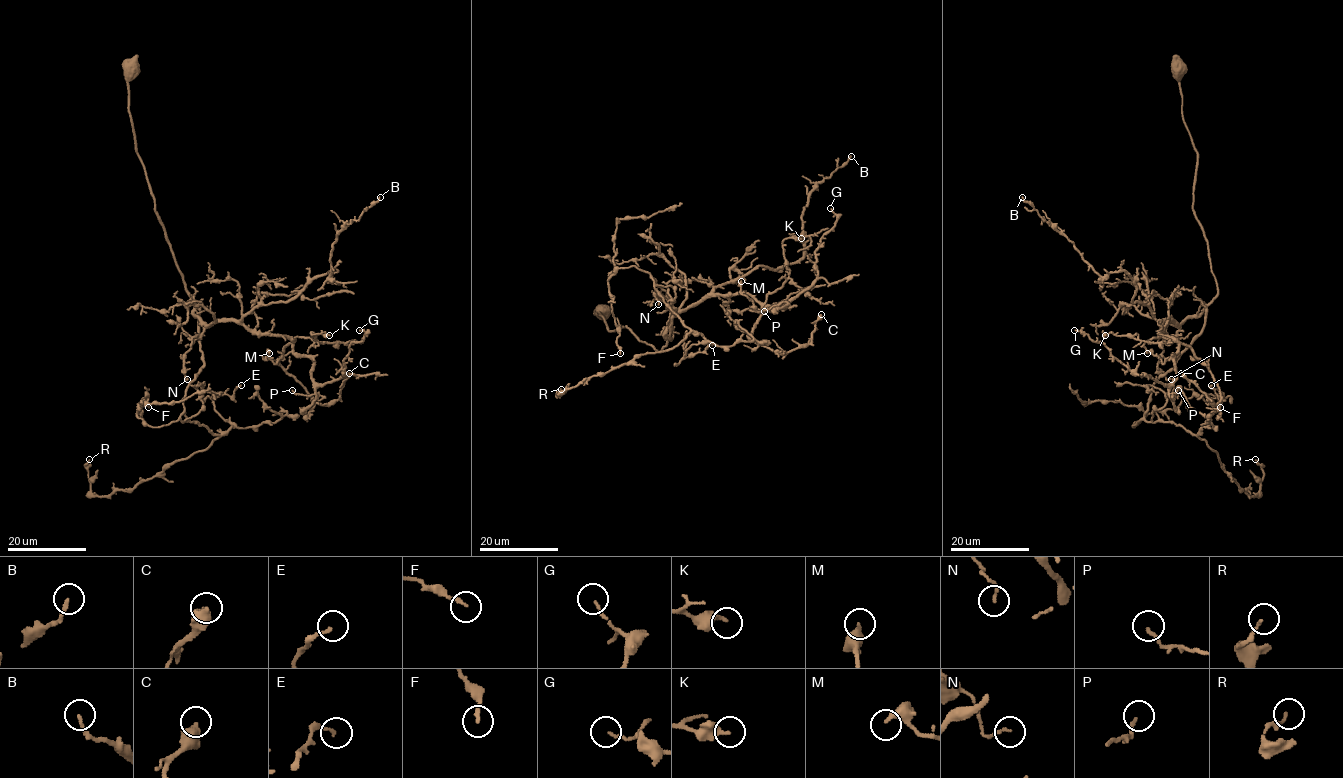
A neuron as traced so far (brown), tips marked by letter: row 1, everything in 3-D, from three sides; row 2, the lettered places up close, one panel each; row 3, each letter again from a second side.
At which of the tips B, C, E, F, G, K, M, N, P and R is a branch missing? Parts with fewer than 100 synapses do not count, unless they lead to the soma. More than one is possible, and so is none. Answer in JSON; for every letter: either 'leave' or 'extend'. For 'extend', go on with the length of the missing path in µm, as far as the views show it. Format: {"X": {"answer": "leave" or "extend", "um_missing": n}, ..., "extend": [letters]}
{"B": {"answer": "leave"}, "C": {"answer": "leave"}, "E": {"answer": "leave"}, "F": {"answer": "leave"}, "G": {"answer": "leave"}, "K": {"answer": "leave"}, "M": {"answer": "leave"}, "N": {"answer": "leave"}, "P": {"answer": "leave"}, "R": {"answer": "leave"}, "extend": []}

